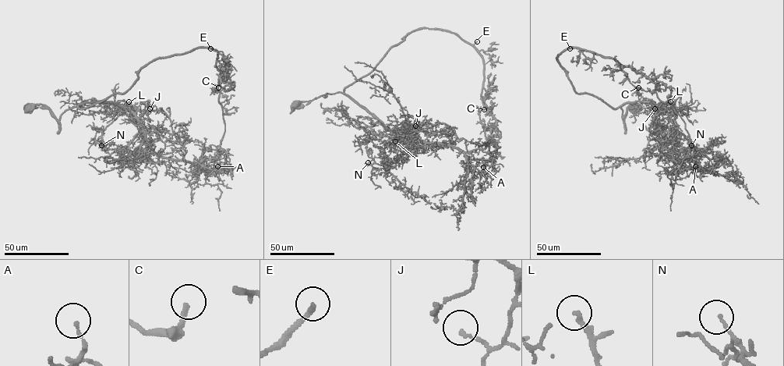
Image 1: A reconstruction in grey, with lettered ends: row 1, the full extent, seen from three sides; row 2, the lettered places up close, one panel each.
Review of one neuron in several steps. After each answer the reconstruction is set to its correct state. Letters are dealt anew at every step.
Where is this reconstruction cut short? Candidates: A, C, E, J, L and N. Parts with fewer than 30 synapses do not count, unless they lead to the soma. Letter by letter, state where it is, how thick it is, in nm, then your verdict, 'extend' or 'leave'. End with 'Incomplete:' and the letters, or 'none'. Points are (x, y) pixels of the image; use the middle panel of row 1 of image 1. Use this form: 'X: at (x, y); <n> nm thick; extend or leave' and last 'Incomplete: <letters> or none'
A: at (483, 167); 120 nm thick; leave
C: at (484, 109); 220 nm thick; leave
E: at (477, 41); 200 nm thick; extend
J: at (415, 126); 130 nm thick; leave
L: at (395, 141); 150 nm thick; extend
N: at (368, 162); 110 nm thick; leave
Incomplete: E, L

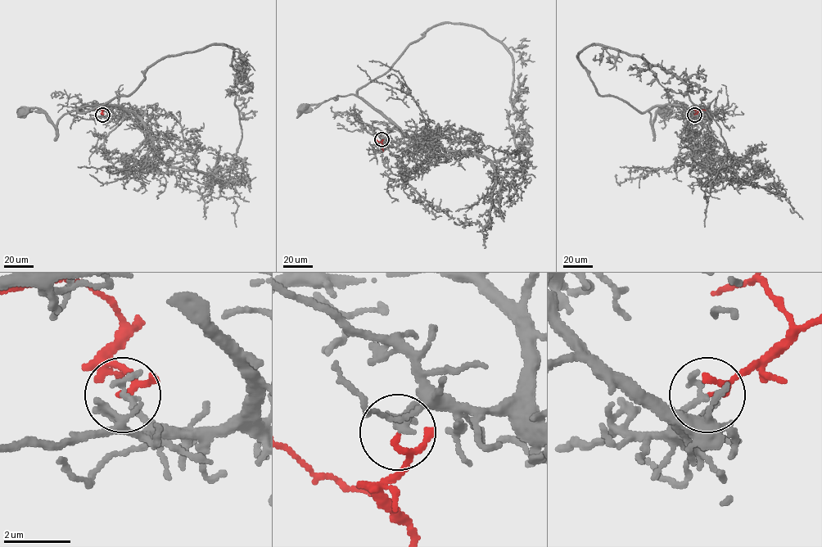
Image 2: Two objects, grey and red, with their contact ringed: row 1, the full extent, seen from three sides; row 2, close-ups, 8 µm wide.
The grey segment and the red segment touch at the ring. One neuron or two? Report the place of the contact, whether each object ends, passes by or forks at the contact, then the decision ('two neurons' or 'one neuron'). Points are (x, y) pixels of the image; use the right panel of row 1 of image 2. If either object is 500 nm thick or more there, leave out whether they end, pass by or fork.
(694, 115) | grey ends | red passes by | one neuron

